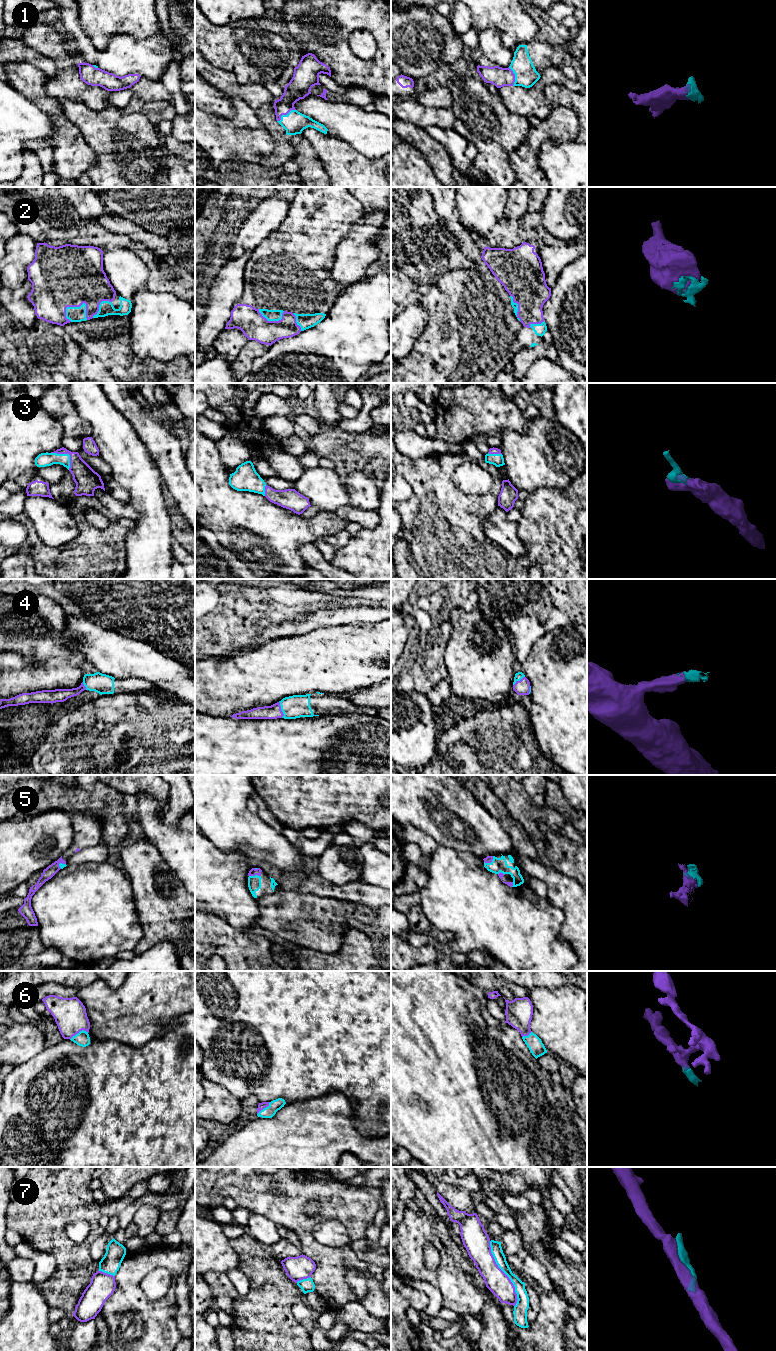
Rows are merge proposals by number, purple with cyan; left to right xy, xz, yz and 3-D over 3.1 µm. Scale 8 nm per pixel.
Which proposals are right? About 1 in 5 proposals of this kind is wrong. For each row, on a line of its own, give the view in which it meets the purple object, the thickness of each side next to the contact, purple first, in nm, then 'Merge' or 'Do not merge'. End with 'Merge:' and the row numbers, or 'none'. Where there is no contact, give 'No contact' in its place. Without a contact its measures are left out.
1: Touches purple in xz. Thickness 180 nm (purple) against 180 nm. Merge
2: Touches purple in xy. Thickness 500 nm (purple) against 130 nm. Merge
3: Touches purple in xy. Thickness 180 nm (purple) against 110 nm. Merge
4: Touches purple in xz. Thickness 120 nm (purple) against 190 nm. Merge
5: Touches purple in xz. Thickness 60 nm (purple) against 110 nm. Merge
6: Touches purple in xy. Thickness 260 nm (purple) against 110 nm. Merge
7: Touches purple in yz. Thickness 180 nm (purple) against 90 nm. Do not merge
Merge: 1, 2, 3, 4, 5, 6

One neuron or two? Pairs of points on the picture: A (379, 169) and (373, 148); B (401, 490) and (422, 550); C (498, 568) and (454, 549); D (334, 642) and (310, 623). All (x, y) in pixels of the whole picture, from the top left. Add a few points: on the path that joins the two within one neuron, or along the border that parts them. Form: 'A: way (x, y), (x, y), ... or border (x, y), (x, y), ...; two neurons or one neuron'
A: border (355, 148), (369, 158), (380, 158); two neurons
B: border (401, 477), (412, 491), (412, 495), (405, 501); two neurons
C: way (492, 555), (486, 550), (467, 549); one neuron
D: border (339, 624), (323, 625), (305, 633), (294, 635); two neurons

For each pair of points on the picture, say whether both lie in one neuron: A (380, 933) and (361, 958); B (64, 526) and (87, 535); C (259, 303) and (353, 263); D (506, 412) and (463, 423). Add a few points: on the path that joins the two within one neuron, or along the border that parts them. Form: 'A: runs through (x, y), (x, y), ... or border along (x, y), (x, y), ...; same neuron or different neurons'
A: border along (356, 929), (372, 939); different neurons
B: border along (76, 520), (78, 534), (67, 543); different neurons
C: border along (335, 250), (335, 261), (331, 278), (342, 290); different neurons
D: runs through (495, 413), (474, 413); same neuron

